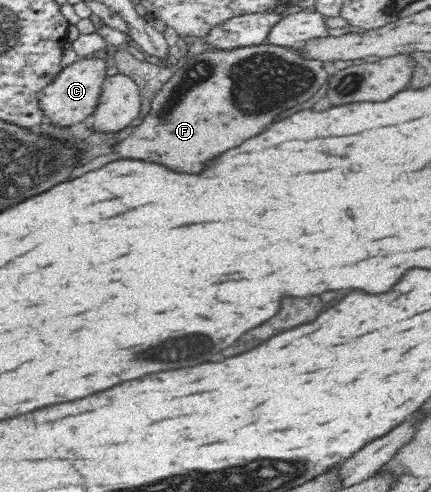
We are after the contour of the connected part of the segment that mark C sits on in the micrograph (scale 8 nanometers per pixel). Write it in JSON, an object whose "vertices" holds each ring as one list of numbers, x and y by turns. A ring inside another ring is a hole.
{"vertices":[[89,56,88,59,79,58,65,68,37,93,36,103,39,105,42,115,49,118,50,124,57,128,68,128,73,124,83,122,95,110,103,81,107,78,105,74,109,64,109,61]]}

